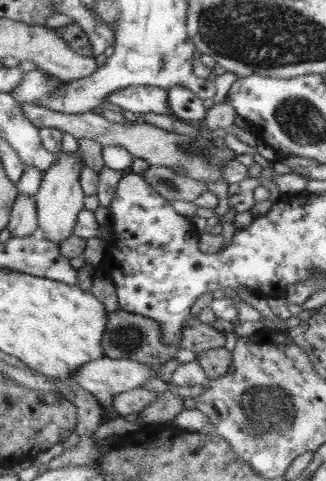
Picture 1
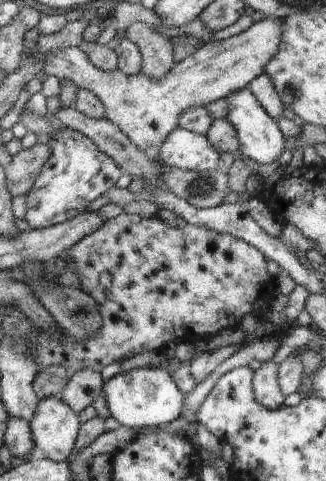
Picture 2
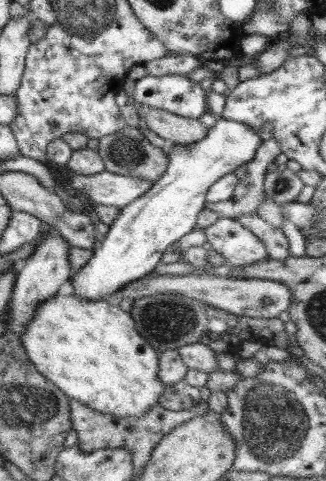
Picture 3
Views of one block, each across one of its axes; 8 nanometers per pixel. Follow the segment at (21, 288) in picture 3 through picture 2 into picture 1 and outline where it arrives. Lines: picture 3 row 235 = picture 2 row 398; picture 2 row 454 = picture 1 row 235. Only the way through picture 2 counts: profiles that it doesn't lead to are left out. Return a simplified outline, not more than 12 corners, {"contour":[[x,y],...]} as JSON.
{"contour":[[57,154],[33,196],[37,232],[59,246],[83,210],[79,154]]}

